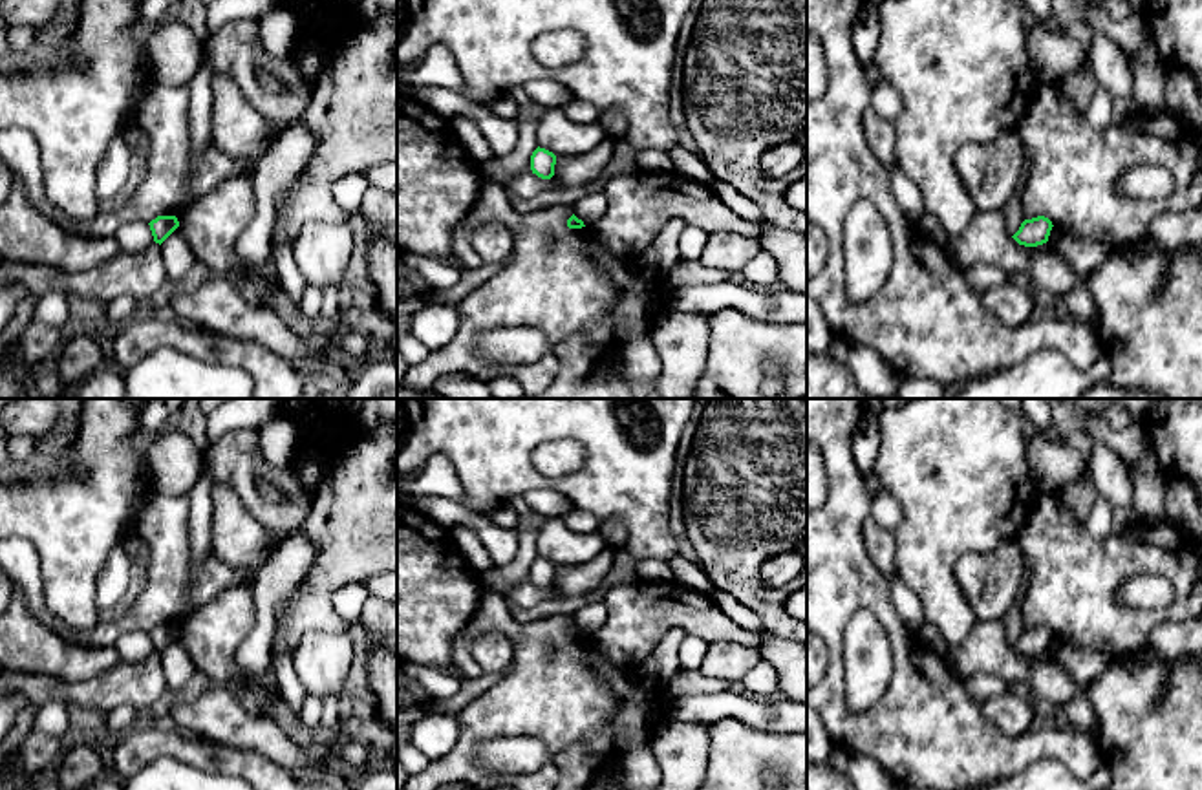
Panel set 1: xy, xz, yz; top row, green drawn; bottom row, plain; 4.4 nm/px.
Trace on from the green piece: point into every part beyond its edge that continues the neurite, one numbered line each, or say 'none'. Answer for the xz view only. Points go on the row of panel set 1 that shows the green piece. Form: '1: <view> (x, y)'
none

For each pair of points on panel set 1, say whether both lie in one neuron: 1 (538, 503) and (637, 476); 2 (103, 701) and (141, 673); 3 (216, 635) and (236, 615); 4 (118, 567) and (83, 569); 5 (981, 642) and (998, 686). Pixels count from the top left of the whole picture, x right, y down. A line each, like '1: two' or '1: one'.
1: two
2: one
3: one
4: two
5: two

